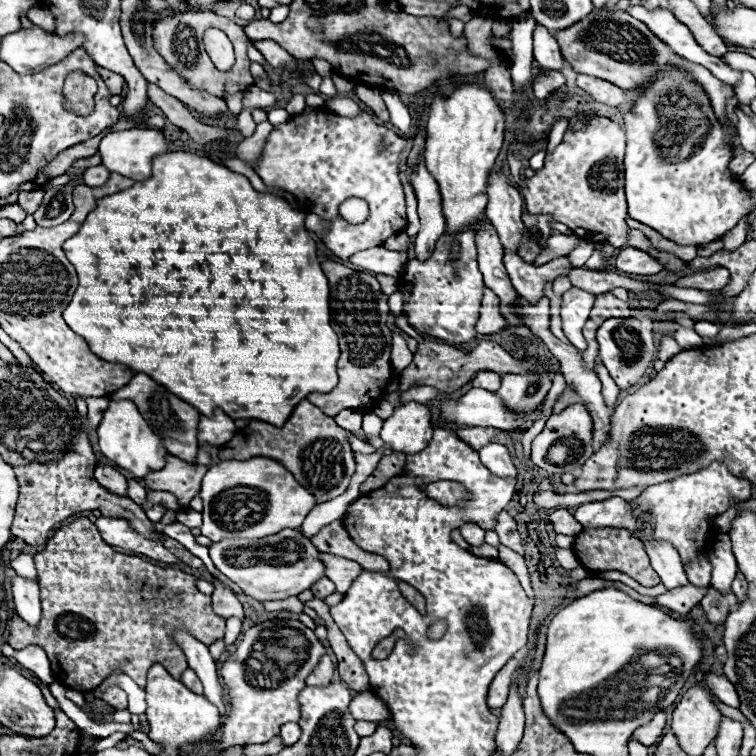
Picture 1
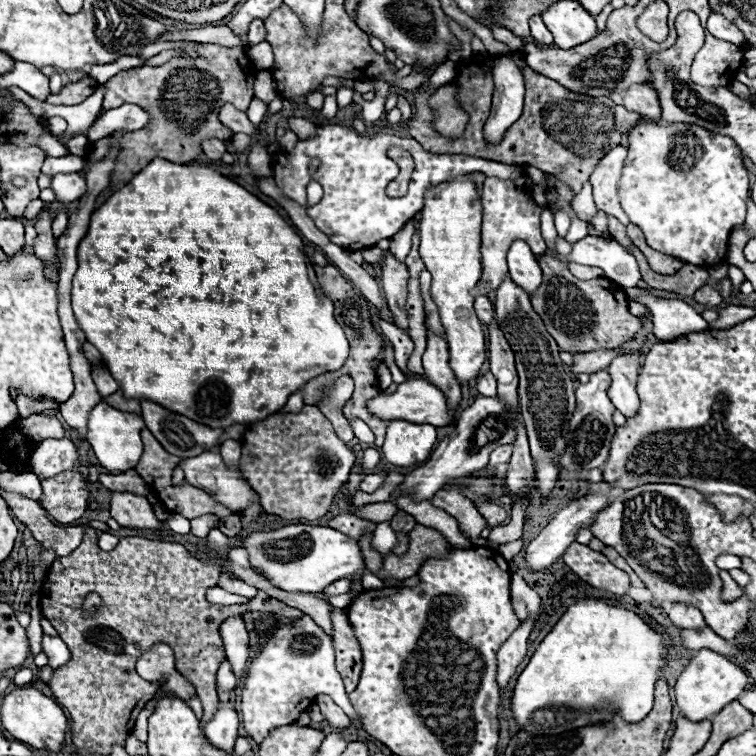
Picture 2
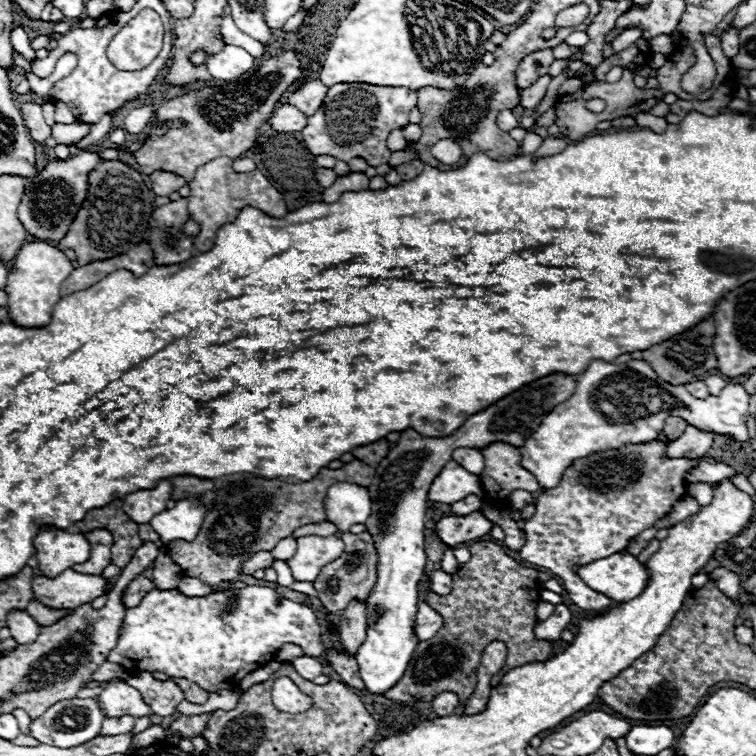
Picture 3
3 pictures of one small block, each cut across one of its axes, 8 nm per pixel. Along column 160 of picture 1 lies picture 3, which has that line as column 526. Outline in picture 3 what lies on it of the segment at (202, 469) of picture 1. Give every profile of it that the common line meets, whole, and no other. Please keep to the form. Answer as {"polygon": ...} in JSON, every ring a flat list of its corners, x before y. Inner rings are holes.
{"polygon":[[490,444,482,454,485,466,479,478,490,500,506,502,514,490,540,490,536,476,522,466,518,448,508,444]]}

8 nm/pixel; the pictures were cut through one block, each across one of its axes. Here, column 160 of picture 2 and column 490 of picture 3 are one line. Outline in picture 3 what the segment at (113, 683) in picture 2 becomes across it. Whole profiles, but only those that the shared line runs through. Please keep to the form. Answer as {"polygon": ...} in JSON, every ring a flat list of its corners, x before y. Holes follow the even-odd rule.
{"polygon":[[476,542,470,546,470,552,472,558,452,576,452,592,448,596,436,596,434,592,428,592,426,596,426,602,440,612,444,626,434,638,418,644,412,664,408,664,408,672,404,672,404,680,400,680,396,688,390,688,382,696,400,702,428,702,440,692,450,690,460,696,462,708,474,692,474,674,480,666,482,652,494,640,506,644,508,656,504,668,494,676,492,686,498,686,502,676,512,668,530,662,546,662,550,658,552,644,534,638,534,626,538,622,536,606,540,602,538,570,518,564,494,542]]}

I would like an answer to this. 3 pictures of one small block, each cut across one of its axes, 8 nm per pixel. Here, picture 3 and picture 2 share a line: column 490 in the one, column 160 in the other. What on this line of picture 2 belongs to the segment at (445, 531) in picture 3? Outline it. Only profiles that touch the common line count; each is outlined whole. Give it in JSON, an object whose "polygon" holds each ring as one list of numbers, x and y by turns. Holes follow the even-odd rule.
{"polygon":[[114,490,112,500,110,500,110,514,124,528,138,528,138,530,162,530,164,528,164,522,156,520,148,500,132,492]]}

